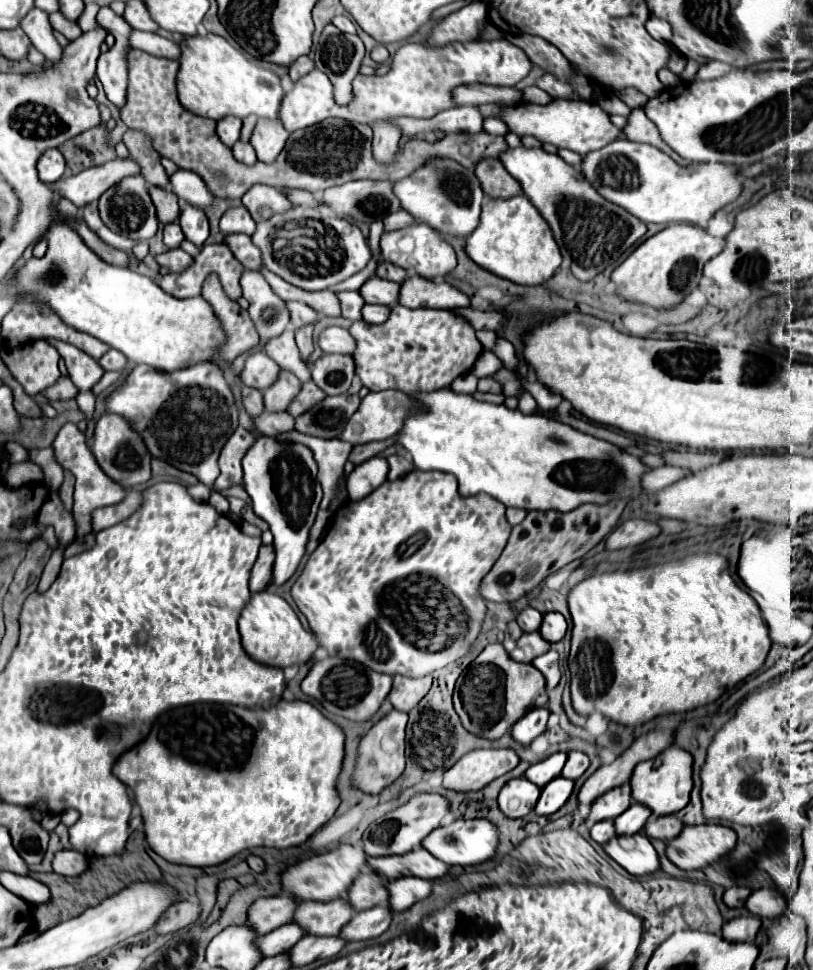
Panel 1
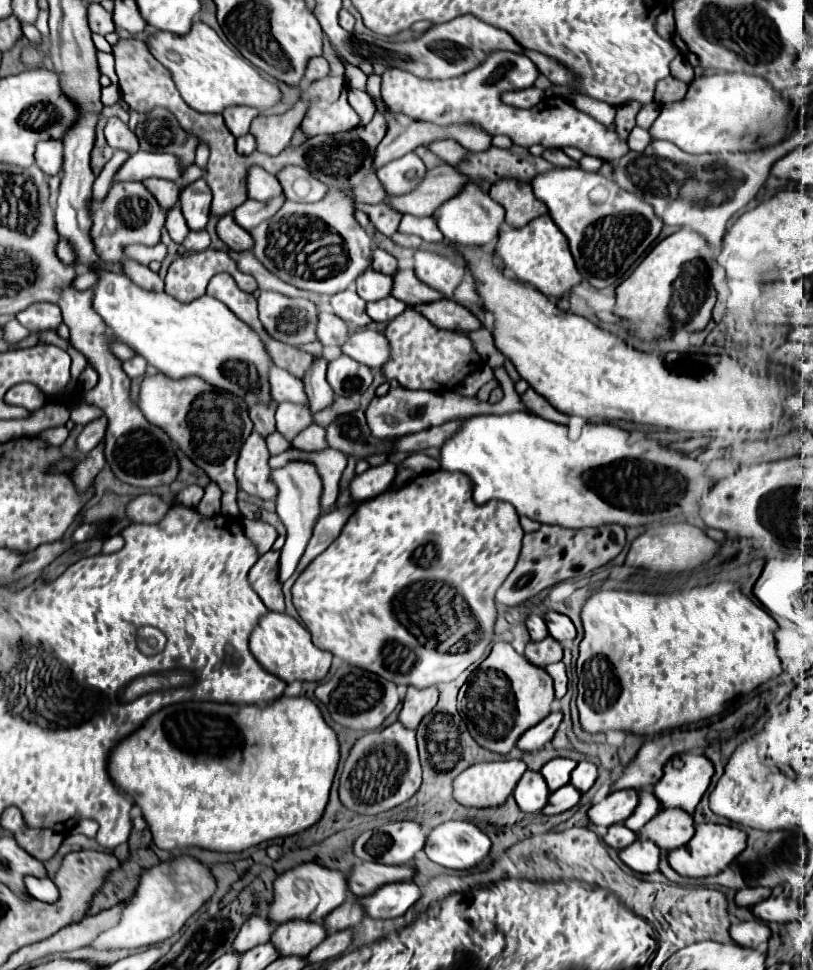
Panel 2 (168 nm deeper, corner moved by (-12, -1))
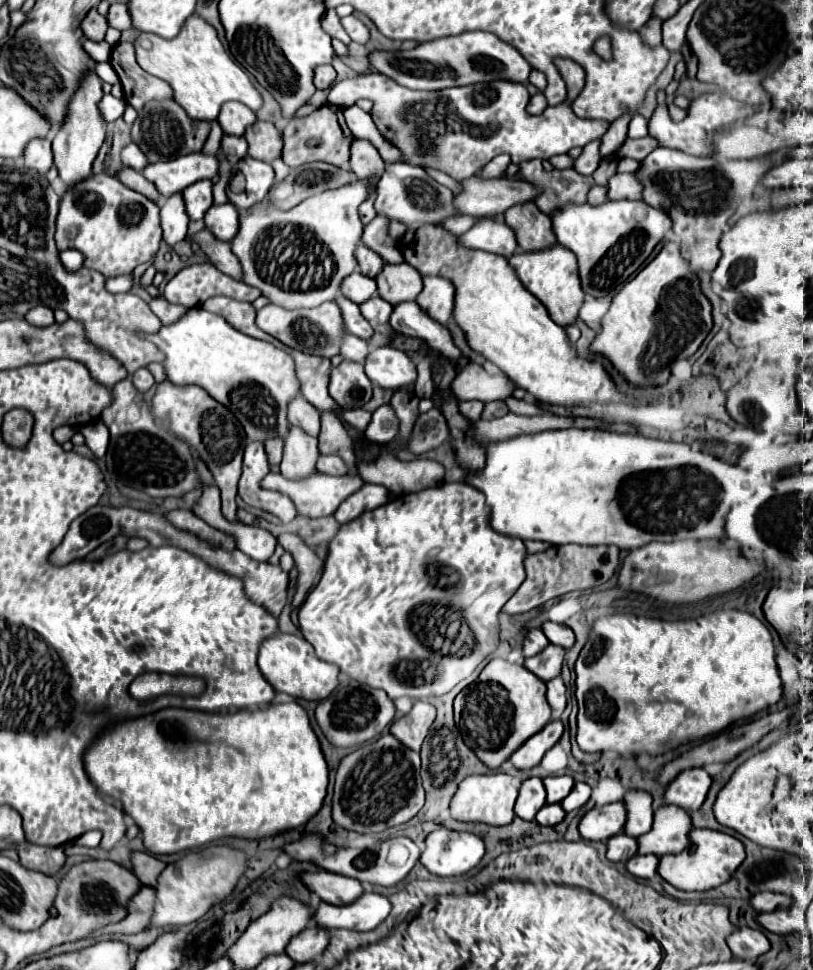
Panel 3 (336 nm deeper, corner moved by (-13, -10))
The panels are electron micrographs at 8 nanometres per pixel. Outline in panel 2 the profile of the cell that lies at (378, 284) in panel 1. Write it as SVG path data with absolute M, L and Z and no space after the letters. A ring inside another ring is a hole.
M370 269L356 279L356 291L364 301L380 301L392 293L392 283L392 277Z

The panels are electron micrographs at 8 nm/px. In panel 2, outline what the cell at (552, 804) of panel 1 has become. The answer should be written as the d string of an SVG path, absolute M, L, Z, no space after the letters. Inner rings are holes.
M570 783L560 787L558 791L554 791L548 799L548 805L542 809L544 815L558 815L558 813L564 813L568 809L572 809L574 805L578 805L580 801L580 791L576 791Z

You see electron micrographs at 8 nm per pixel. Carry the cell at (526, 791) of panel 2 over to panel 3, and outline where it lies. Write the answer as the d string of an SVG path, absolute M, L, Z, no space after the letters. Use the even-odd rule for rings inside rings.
M527 778L521 788L515 802L515 814L523 820L533 820L539 808L545 806L545 788L541 778Z

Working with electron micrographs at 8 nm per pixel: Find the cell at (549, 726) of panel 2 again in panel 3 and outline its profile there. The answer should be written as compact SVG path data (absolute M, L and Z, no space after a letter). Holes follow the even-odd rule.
M559 720L549 722L543 730L539 730L537 734L533 734L523 746L519 746L511 756L509 762L517 768L517 770L529 770L533 766L537 766L543 758L543 754L553 748L559 738L563 734L563 724Z

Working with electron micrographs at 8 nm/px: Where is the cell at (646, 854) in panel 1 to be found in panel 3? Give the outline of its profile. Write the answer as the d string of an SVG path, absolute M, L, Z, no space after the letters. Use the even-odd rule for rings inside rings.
M635 854L635 856L627 862L627 870L629 870L633 876L637 876L637 878L647 880L647 878L651 878L651 876L657 872L657 862L659 862L659 858L653 856L653 854L645 854L645 856Z

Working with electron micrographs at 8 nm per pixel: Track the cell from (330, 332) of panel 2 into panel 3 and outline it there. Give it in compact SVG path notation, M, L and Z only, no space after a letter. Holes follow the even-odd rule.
M347 334L345 336L345 342L341 344L341 356L345 360L353 360L353 362L365 362L365 356L369 354L369 348L367 348L367 342L353 336L353 334Z

